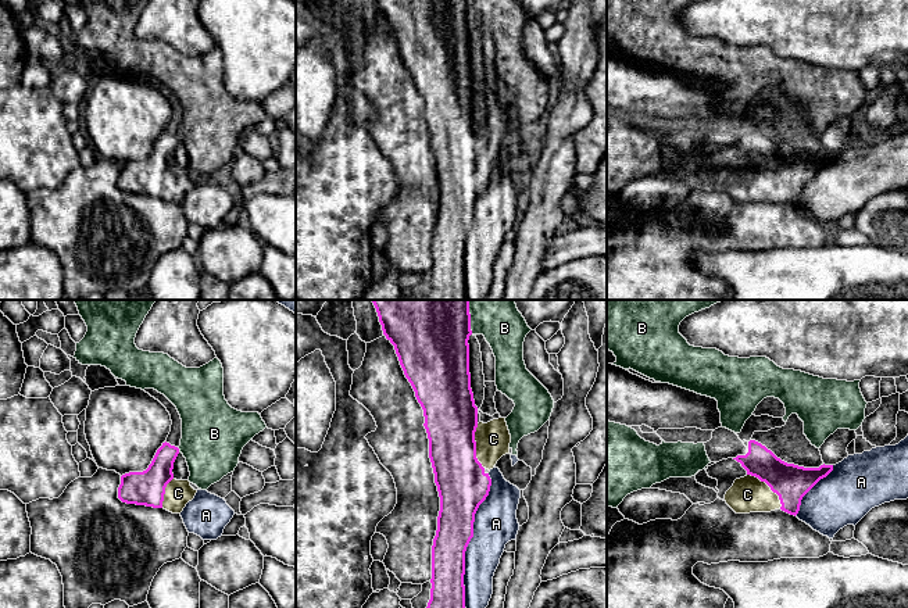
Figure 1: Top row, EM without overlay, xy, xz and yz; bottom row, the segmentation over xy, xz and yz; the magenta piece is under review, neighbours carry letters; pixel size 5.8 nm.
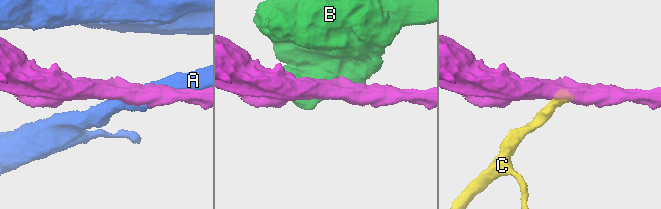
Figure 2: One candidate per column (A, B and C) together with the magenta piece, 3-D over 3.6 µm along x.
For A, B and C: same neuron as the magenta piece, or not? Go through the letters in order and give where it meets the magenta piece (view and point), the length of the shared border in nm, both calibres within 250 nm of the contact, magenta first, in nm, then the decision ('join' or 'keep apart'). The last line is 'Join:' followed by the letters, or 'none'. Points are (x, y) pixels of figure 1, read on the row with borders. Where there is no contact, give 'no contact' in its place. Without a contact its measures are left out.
A: meets magenta in xz at (469, 540); contact 800 nm long; 240 nm thick on the magenta side, 240 nm on the other; keep apart
B: meets magenta in xz at (469, 317); contact 200 nm long; 500 nm thick on the magenta side, 280 nm on the other; keep apart
C: meets magenta in yz at (769, 486); contact 280 nm long; 220 nm thick on the magenta side, 200 nm on the other; join
Join: C

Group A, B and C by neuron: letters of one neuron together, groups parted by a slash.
A / B / C

